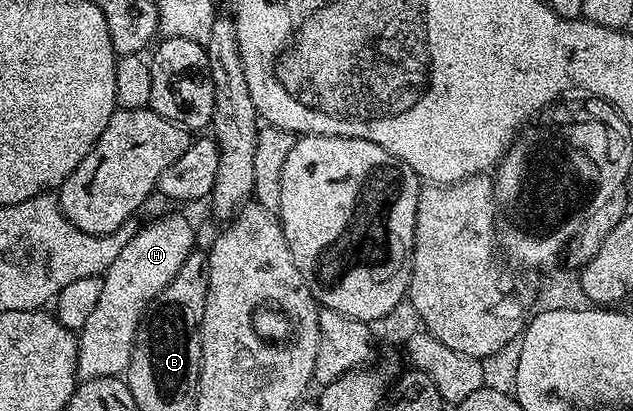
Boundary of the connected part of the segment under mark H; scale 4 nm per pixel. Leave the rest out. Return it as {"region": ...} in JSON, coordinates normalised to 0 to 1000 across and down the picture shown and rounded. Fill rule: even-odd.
{"region":[[[261,521],[218,557],[216,569],[188,613],[188,625],[163,669],[163,710],[150,759],[122,813],[122,915],[136,920],[183,920],[204,898],[210,830],[237,740],[276,681],[289,633],[308,606],[305,550],[286,521]]]}

